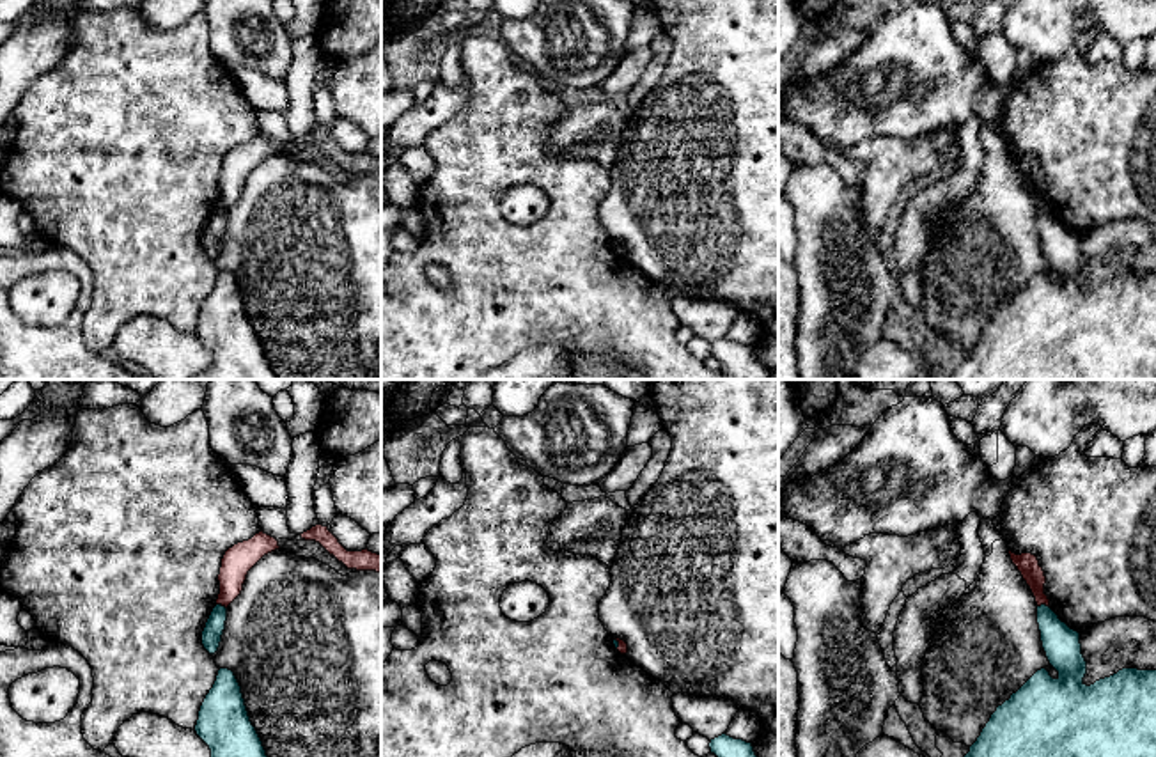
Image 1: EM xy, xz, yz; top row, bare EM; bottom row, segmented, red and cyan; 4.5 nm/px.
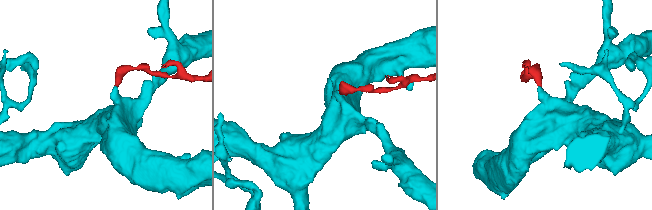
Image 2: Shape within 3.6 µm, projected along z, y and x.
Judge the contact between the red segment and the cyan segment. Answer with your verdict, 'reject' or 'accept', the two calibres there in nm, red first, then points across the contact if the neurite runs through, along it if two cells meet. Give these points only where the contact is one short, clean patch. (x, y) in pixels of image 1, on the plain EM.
reject; 100 nm thick on the red side, 170 nm on the other; border along yz (1048, 208), (1038, 210)

